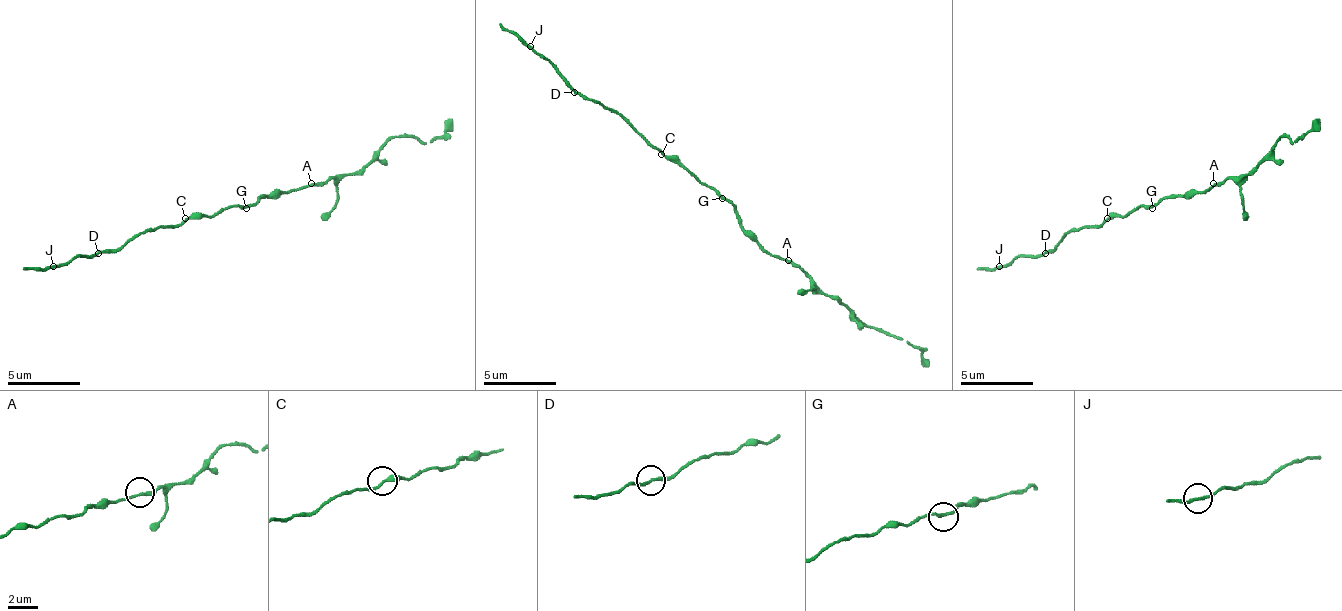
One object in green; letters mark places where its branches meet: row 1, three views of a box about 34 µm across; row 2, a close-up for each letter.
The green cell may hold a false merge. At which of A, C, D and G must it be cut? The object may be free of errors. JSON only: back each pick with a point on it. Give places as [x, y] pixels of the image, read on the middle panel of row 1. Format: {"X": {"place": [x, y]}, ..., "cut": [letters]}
{"cut": []}

